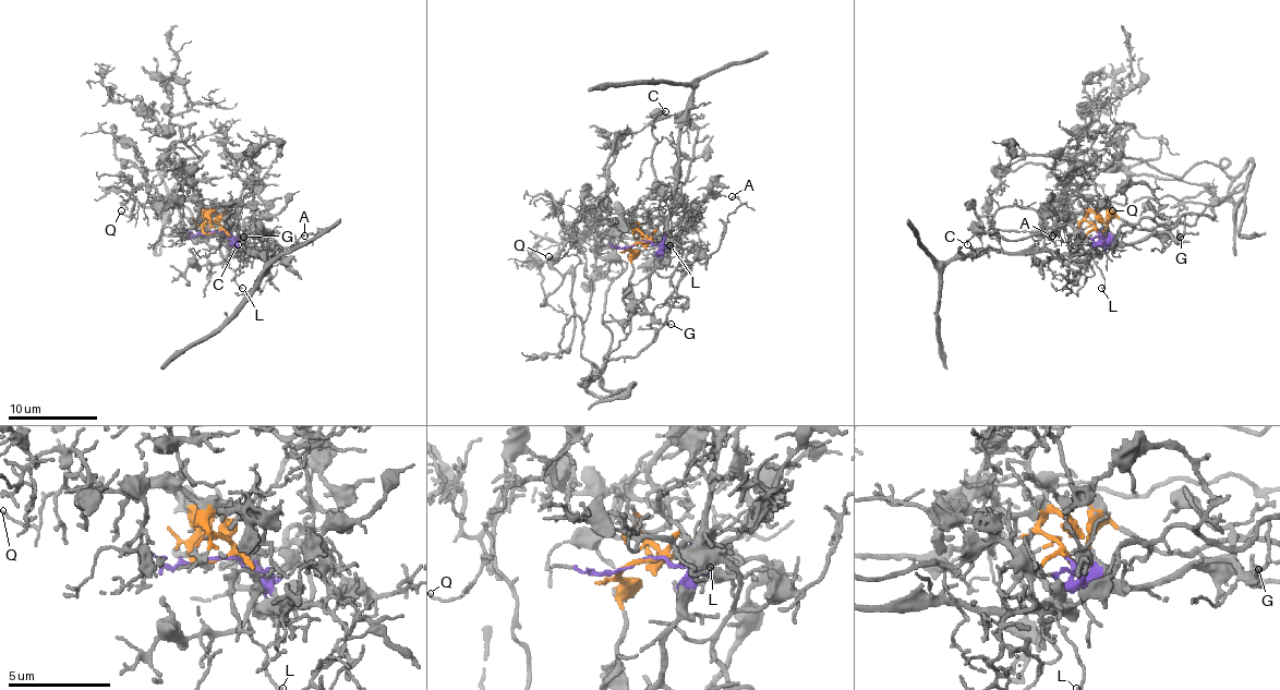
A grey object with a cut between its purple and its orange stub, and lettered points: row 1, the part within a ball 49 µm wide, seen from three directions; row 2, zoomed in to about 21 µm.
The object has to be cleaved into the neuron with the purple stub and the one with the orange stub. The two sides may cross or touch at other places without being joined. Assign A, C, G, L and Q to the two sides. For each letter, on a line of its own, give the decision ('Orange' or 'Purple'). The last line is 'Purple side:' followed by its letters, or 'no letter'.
A: Orange
C: Orange
G: Purple
L: Purple
Q: Orange
Purple side: G, L

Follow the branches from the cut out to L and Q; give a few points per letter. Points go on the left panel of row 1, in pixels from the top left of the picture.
L: (213, 231), (221, 231), (232, 242), (228, 256), (234, 280), (241, 287)
Q: (213, 231), (219, 227), (190, 180), (181, 180), (181, 193), (164, 203), (148, 196), (134, 218), (121, 212)

